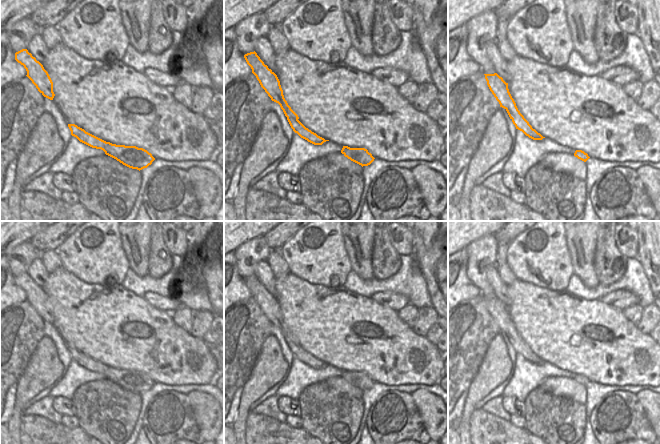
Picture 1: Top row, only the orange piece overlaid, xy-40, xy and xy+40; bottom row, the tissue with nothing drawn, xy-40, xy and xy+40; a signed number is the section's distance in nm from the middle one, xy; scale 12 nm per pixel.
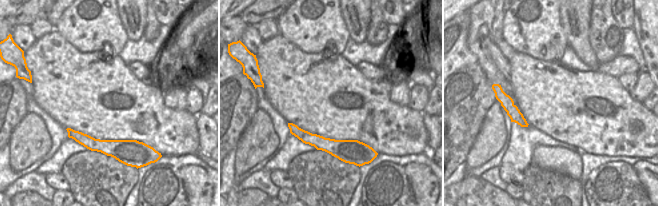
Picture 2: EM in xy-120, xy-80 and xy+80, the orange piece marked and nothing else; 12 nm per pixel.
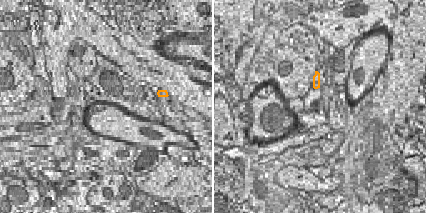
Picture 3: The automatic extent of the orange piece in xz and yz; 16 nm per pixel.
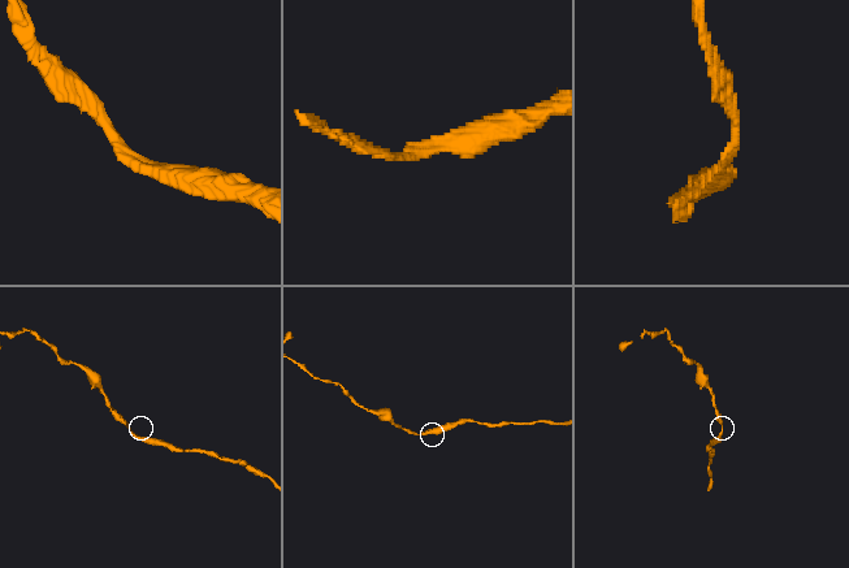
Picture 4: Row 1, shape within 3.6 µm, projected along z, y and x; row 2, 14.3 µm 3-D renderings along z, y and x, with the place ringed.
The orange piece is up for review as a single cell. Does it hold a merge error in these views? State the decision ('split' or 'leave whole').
leave whole

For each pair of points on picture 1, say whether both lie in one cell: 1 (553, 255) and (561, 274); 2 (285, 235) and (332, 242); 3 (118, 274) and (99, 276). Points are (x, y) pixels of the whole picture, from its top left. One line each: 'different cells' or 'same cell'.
1: same cell
2: different cells
3: same cell

